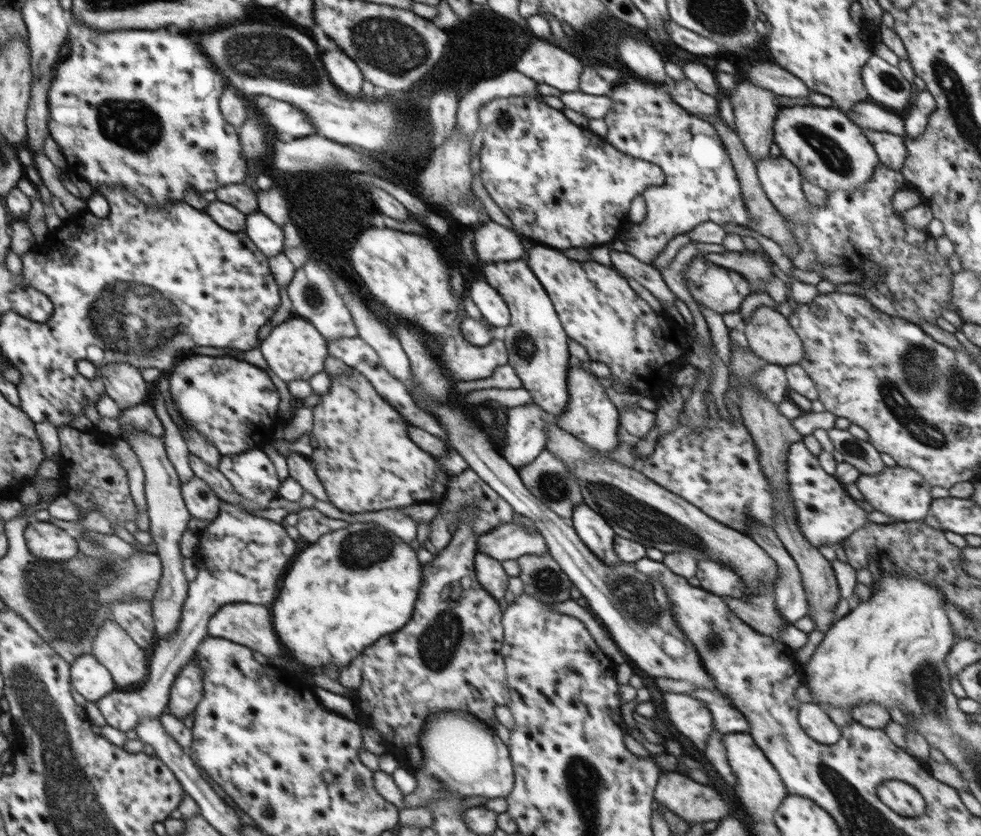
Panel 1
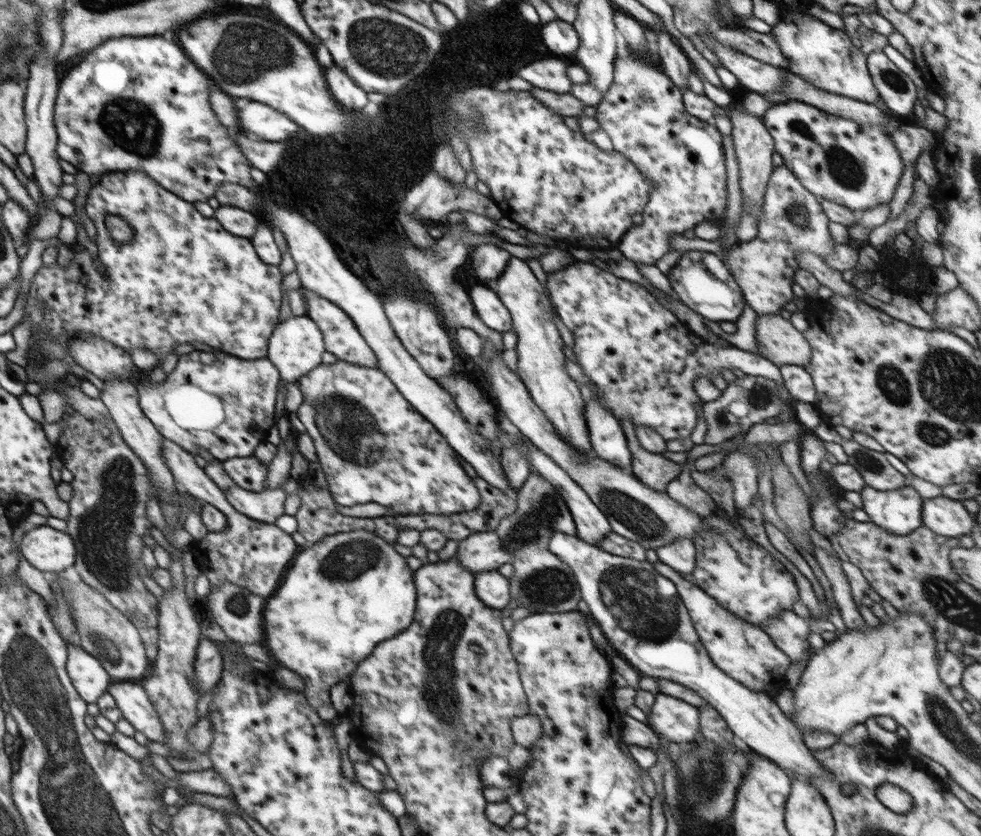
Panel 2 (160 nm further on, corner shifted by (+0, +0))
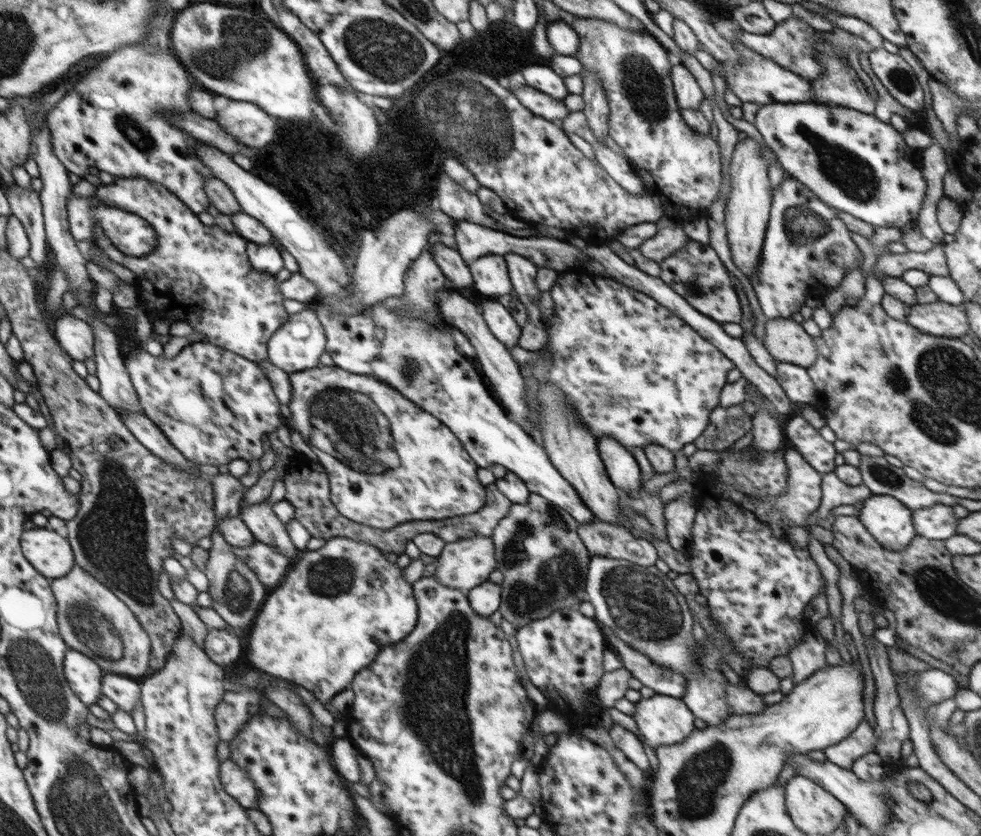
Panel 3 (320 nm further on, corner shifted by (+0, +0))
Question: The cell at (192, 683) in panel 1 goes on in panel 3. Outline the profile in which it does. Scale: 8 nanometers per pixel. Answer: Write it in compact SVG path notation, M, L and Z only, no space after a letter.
M209 628L205 638L205 653L215 662L218 668L224 670L242 656L240 638L224 629Z

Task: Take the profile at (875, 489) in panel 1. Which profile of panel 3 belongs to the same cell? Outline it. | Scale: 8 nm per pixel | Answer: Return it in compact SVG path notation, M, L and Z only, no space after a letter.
M872 494L863 501L858 517L882 547L890 551L904 551L917 536L912 511L897 498Z

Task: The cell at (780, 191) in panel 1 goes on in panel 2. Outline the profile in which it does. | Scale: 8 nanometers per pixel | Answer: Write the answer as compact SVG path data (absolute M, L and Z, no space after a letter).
M784 164L775 167L766 186L763 203L763 215L759 218L758 234L754 241L747 244L736 244L728 253L726 266L730 268L735 281L743 292L748 304L760 314L780 314L784 304L794 298L792 284L795 282L794 273L799 269L797 252L813 252L823 261L834 252L834 240L828 229L829 218L820 206L819 198L806 190L805 186L796 178L795 174Z

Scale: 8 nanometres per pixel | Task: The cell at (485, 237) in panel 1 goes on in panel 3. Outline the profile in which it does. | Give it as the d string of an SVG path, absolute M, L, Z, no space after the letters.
M486 255L468 263L473 286L477 295L497 298L512 294L512 283L505 258L500 255Z

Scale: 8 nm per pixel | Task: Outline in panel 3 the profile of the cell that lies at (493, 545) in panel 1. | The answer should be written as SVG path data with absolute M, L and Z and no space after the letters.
M474 537L446 543L439 555L439 564L433 576L444 586L458 588L464 592L489 581L489 576L497 569L496 548L490 537Z

